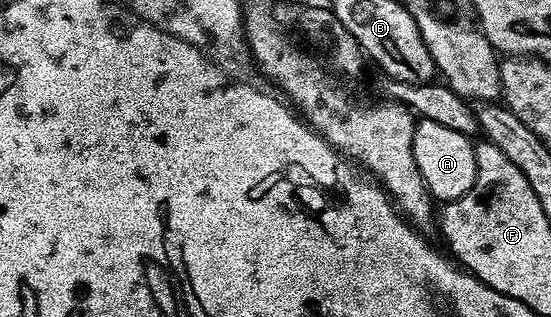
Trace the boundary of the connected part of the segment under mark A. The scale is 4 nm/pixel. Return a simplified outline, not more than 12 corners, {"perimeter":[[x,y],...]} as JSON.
{"perimeter":[[435,121],[415,125],[413,155],[434,200],[474,190],[474,142]]}

